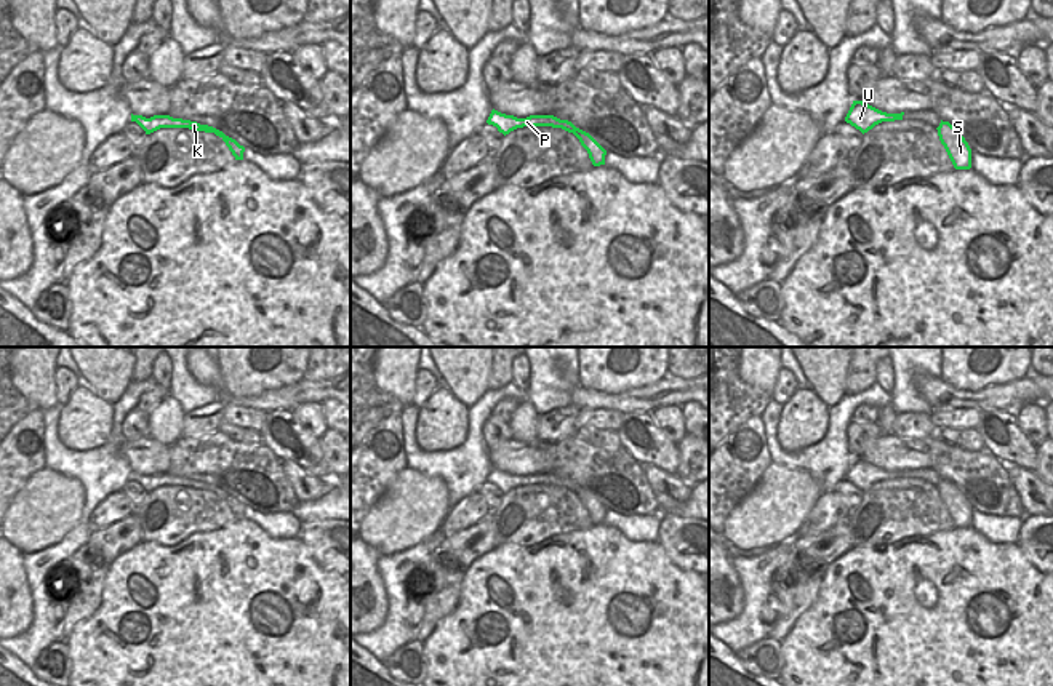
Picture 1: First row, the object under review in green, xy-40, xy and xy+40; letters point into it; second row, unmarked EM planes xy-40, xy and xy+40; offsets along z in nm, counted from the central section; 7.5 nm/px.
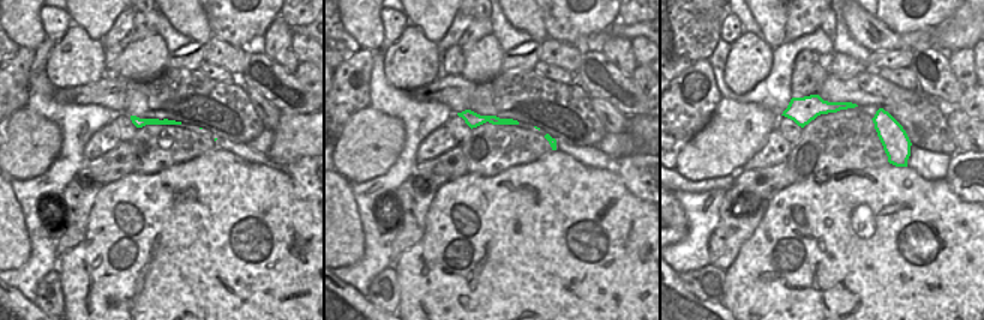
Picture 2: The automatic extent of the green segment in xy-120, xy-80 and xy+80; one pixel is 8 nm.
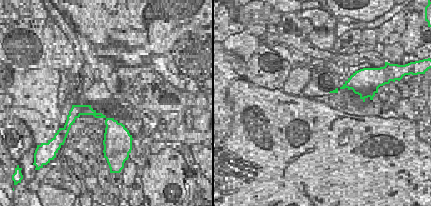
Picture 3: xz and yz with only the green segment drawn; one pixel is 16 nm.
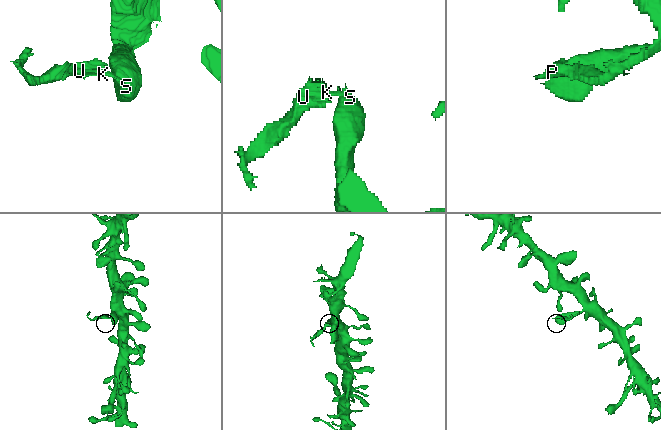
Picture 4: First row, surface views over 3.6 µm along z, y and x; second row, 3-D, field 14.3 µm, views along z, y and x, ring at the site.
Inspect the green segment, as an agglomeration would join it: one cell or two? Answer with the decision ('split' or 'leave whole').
split

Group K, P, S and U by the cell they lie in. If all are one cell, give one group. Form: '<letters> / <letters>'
K P U / S

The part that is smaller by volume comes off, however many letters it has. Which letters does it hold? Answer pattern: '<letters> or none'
K, P, U

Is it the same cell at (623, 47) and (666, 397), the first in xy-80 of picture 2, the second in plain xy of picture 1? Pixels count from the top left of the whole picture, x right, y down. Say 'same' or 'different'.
different

